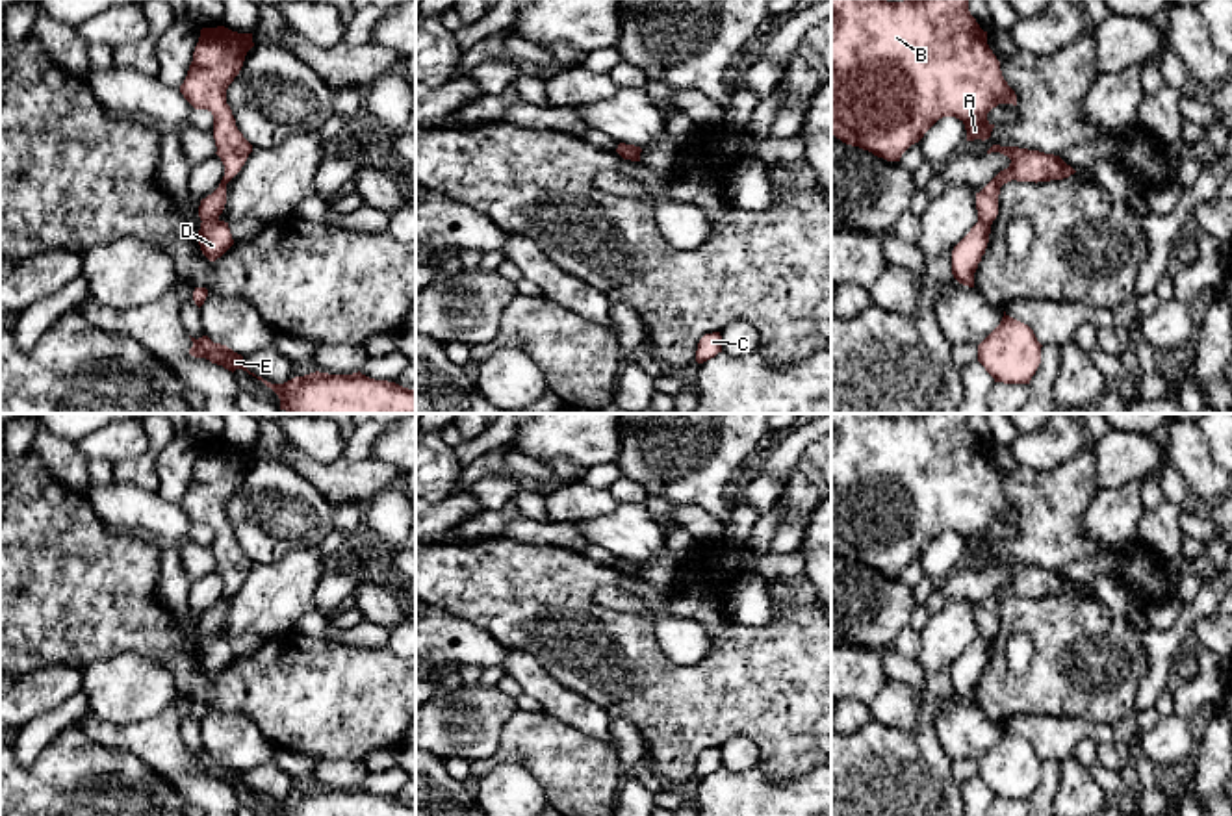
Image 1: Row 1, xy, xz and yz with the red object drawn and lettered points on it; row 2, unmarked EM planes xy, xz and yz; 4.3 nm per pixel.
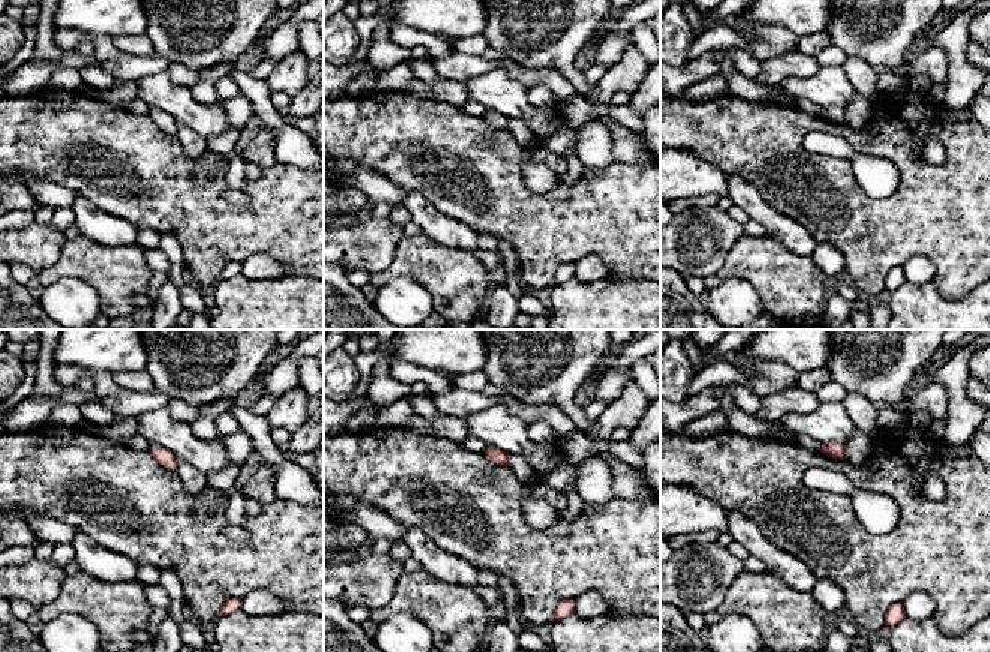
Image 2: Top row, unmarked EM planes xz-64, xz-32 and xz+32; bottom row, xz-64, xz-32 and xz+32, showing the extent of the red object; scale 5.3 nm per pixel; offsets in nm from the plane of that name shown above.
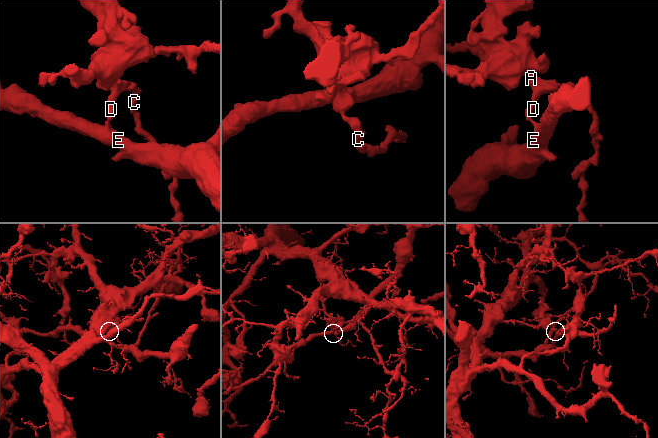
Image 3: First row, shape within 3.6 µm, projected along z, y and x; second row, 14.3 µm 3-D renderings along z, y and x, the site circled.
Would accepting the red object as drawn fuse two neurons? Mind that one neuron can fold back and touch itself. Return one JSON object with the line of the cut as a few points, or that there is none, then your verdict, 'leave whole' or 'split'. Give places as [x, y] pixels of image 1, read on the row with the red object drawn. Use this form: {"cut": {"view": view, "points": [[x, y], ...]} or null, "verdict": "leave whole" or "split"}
{"cut": {"view": "xy", "points": [[218, 219], [203, 223]]}, "verdict": "split"}

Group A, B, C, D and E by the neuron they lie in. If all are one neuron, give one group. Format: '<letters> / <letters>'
A B C / D E

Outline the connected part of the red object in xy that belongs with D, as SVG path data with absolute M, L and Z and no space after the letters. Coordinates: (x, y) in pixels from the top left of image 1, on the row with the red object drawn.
M225 221L200 223L197 239L210 261L221 258L234 245L228 223Z

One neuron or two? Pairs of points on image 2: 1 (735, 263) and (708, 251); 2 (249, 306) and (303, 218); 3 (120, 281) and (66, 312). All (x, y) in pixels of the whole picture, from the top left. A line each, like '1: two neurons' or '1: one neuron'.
1: two neurons
2: two neurons
3: two neurons

